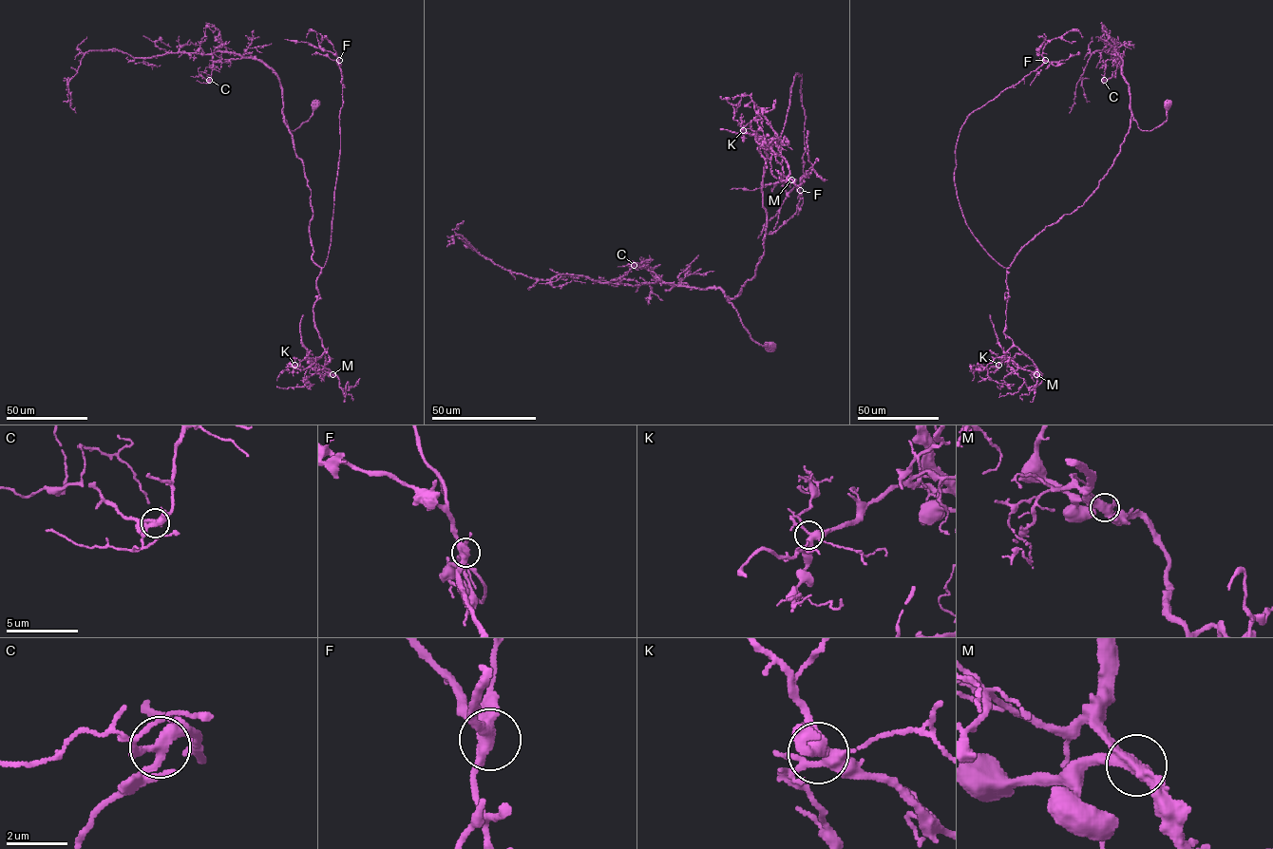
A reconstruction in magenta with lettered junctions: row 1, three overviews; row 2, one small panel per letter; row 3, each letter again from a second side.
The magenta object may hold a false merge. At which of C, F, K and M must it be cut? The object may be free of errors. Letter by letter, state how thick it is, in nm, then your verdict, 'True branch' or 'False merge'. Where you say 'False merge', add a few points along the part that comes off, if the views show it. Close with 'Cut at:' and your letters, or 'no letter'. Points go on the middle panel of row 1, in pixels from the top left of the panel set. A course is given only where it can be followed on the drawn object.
C: Thickness 300 nm. True branch
F: Thickness 440 nm. True branch
K: Thickness 360 nm. True branch
M: Thickness 380 nm. False merge. Course of the part to remove: (791, 179), (788, 162), (772, 154), (756, 137), (742, 128), (733, 120), (732, 106), (720, 96)
Cut at: M

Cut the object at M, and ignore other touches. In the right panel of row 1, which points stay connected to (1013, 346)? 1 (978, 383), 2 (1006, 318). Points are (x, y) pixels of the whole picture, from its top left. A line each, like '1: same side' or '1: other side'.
1: same side
2: same side

